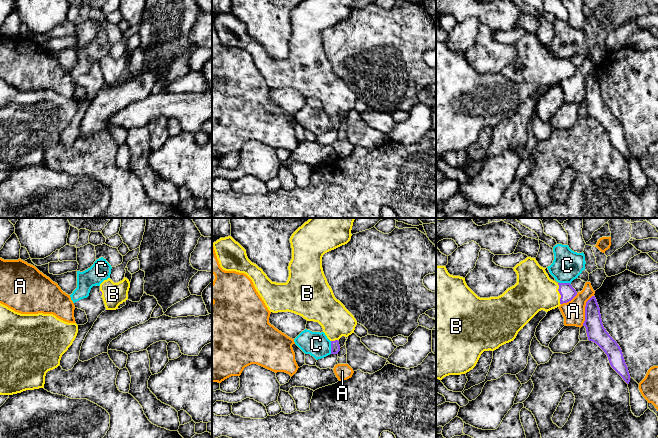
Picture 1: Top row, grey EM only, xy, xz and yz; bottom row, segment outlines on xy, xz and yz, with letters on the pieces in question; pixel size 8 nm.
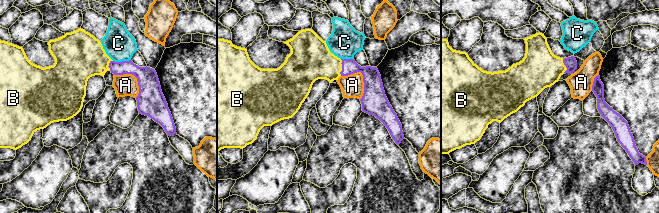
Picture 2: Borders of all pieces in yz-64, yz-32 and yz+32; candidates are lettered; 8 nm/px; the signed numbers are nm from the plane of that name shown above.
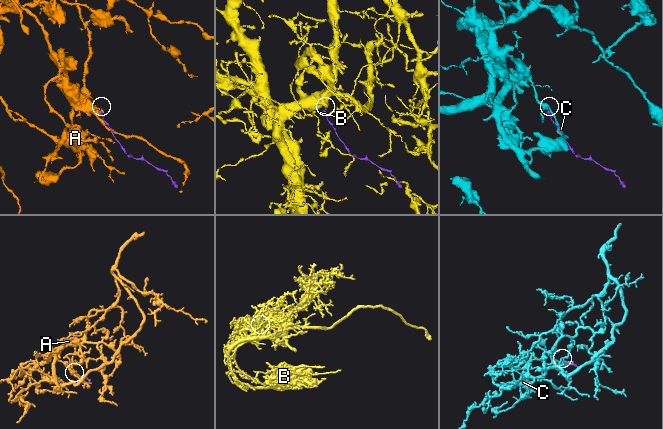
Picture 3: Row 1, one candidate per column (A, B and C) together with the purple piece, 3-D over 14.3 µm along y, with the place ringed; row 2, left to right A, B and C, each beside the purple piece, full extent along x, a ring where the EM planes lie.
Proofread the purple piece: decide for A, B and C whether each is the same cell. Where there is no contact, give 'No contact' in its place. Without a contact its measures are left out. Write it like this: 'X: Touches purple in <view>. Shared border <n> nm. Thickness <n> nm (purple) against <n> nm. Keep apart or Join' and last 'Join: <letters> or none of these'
A: Touches purple in yz. Shared border 260 nm. Thickness 150 nm (purple) against 180 nm. Keep apart
B: Touches purple in yz. Shared border 180 nm. Thickness 120 nm (purple) against 320 nm. Join
C: Touches purple in xz. Shared border 100 nm. Thickness 80 nm (purple) against 200 nm. Keep apart
Join: B

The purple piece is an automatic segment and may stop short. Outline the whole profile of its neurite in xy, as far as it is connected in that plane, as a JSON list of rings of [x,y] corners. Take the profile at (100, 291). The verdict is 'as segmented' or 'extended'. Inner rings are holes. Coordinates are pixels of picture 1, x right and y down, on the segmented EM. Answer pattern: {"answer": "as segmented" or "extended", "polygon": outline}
{"answer": "extended", "polygon": [[[110,278],[100,284],[100,293],[102,295],[106,310],[116,310],[118,306],[128,299],[130,282],[127,278],[118,283],[114,283]]]}

